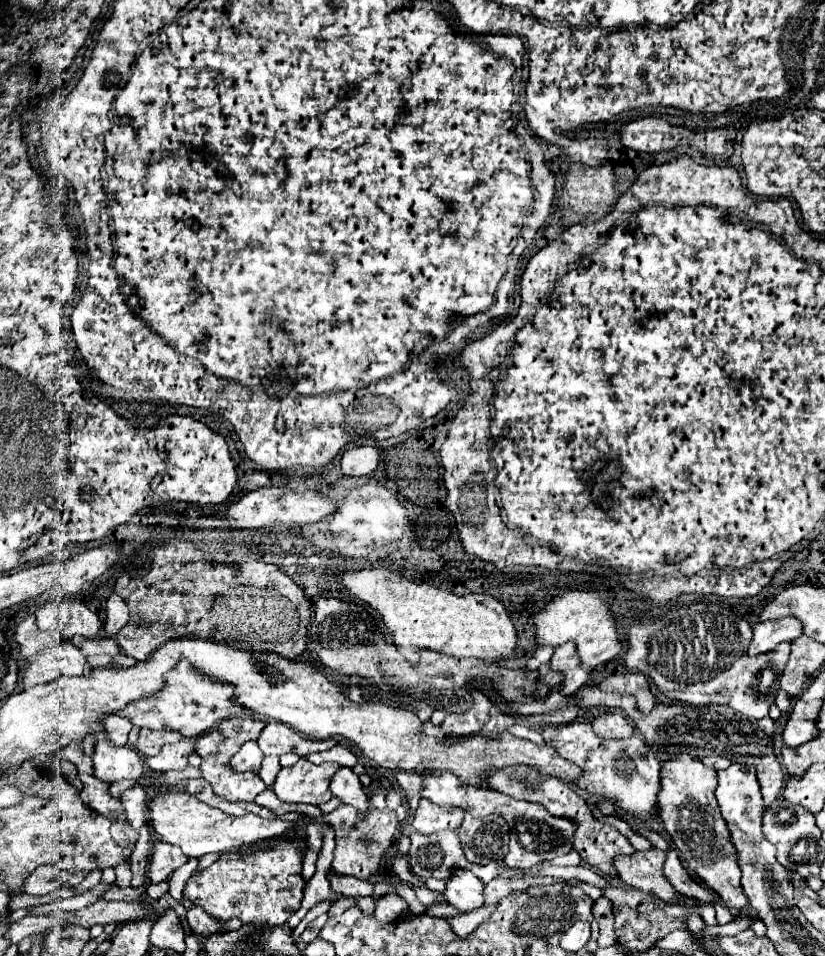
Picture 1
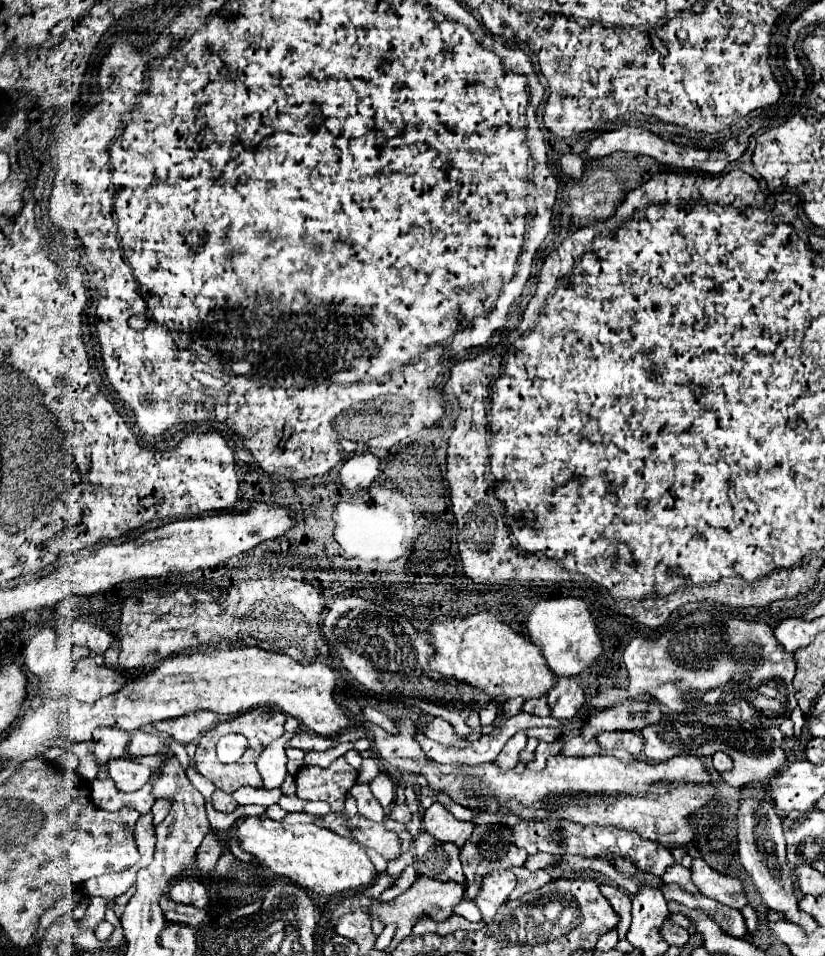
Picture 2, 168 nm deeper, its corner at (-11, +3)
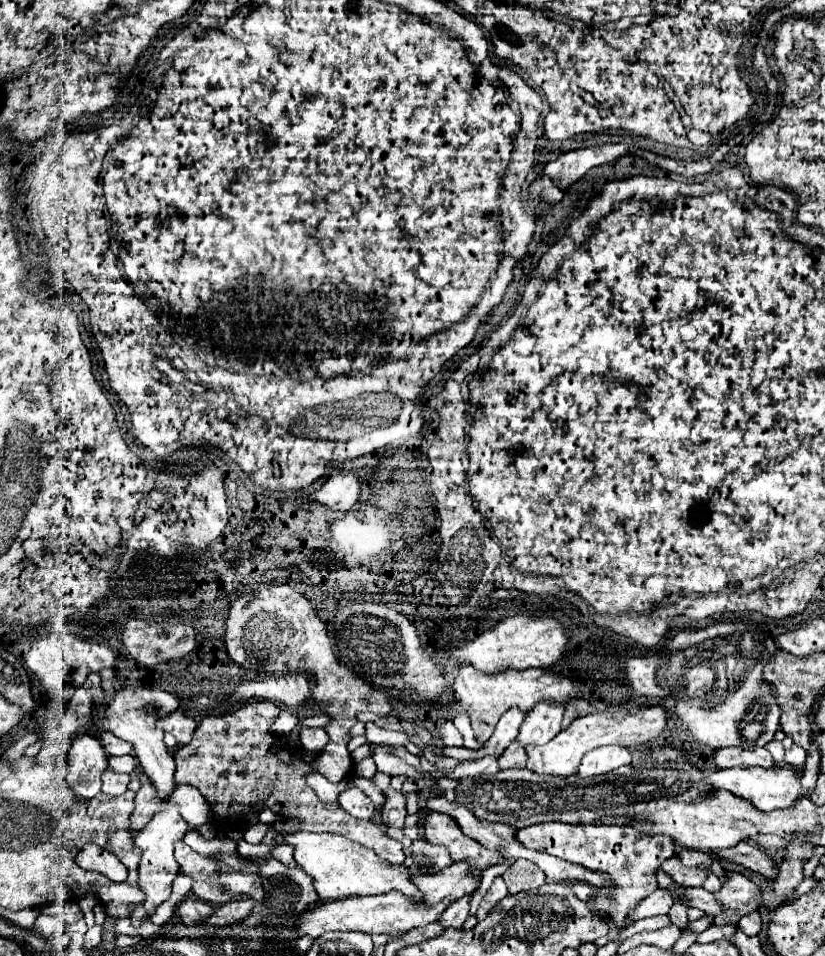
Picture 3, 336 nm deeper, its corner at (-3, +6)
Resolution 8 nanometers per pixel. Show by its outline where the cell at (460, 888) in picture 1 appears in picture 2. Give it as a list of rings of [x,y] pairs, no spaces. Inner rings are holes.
[[[499,870],[483,880],[483,890],[475,898],[475,904],[483,912],[483,922],[491,922],[497,908],[509,898],[515,888],[515,874],[511,870]]]

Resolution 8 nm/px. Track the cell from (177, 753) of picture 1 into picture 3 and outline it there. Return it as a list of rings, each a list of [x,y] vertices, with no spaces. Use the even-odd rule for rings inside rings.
[[[123,755],[123,757],[109,757],[109,767],[117,773],[133,773],[137,767],[133,755]]]

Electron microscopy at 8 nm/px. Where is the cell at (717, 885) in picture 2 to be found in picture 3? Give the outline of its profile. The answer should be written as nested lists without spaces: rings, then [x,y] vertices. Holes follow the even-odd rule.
[[[725,871],[725,881],[719,891],[715,891],[715,899],[721,905],[719,915],[715,917],[717,926],[727,923],[737,923],[743,915],[753,911],[761,903],[759,885],[755,885],[751,879],[747,879],[741,873]]]

